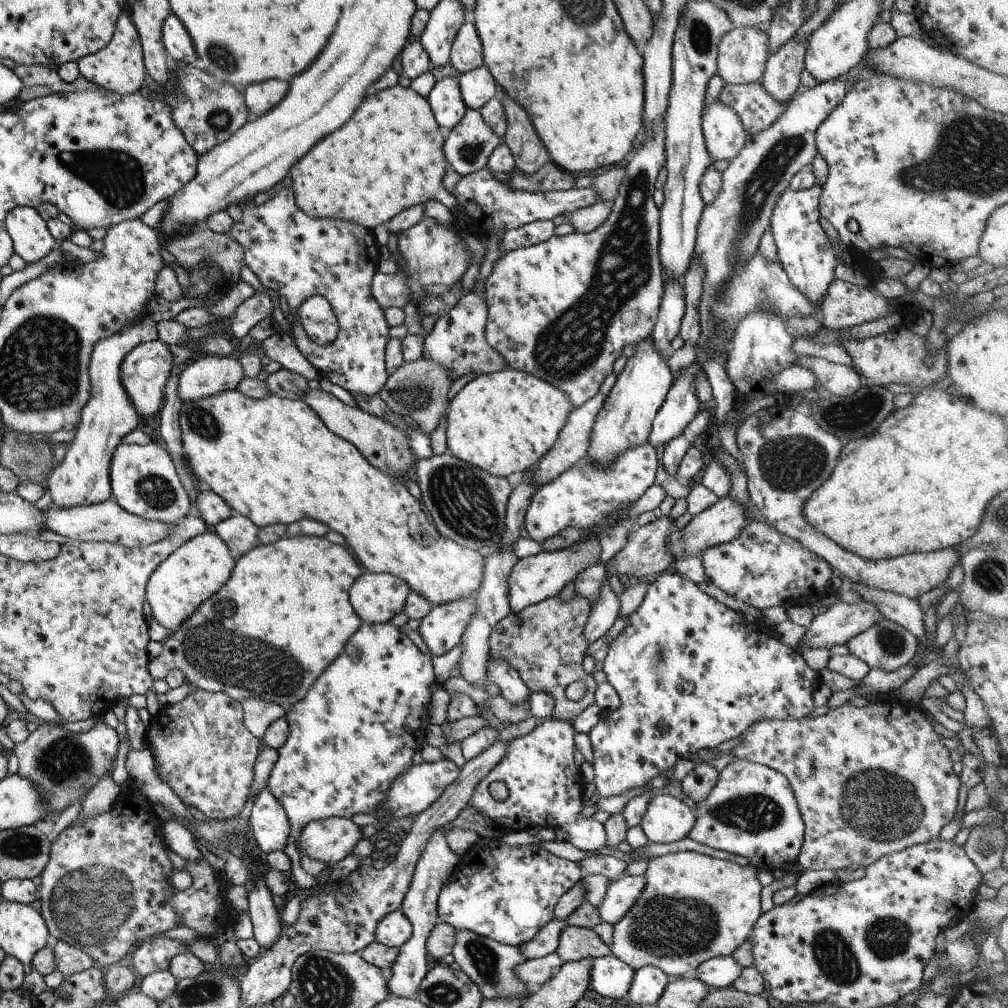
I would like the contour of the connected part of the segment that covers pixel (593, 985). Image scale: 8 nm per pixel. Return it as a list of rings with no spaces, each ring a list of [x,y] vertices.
[[[613,955],[595,957],[590,968],[589,989],[593,989],[601,996],[607,996],[607,998],[613,998],[613,1000],[619,1002],[620,998],[626,998],[633,975],[634,970]]]

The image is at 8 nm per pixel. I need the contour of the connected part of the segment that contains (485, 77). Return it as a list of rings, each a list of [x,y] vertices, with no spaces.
[[[483,65],[457,77],[460,95],[467,109],[479,110],[496,93],[495,79]]]

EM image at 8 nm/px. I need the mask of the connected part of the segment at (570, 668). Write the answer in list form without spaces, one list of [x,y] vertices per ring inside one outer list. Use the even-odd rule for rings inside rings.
[[[577,594],[571,602],[563,603],[559,597],[549,597],[516,613],[507,613],[493,628],[488,638],[488,656],[505,659],[513,667],[529,692],[549,693],[554,698],[552,718],[573,720],[578,712],[594,702],[595,681],[582,667],[587,644],[583,638],[589,602]],[[571,682],[582,683],[582,698],[568,700],[563,691]]]

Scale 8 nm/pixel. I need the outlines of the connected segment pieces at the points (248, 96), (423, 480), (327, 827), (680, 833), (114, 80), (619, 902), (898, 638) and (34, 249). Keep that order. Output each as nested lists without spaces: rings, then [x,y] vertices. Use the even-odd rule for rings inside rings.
[[[267,80],[267,82],[251,84],[244,88],[245,106],[255,116],[265,114],[277,102],[281,102],[281,98],[285,96],[285,90],[287,90],[287,82],[281,82],[281,80]]]
[[[449,452],[419,459],[414,467],[421,504],[444,537],[476,551],[483,546],[499,544],[505,530],[506,502],[512,489],[505,477],[495,477],[476,466],[469,466]]]
[[[327,817],[309,821],[298,838],[307,856],[328,866],[350,854],[361,832],[351,818]]]
[[[655,795],[648,802],[639,826],[650,843],[668,843],[688,836],[694,825],[693,813],[681,800]]]
[[[121,13],[117,17],[111,40],[107,46],[93,54],[78,58],[76,65],[81,77],[97,84],[105,91],[111,91],[118,95],[133,94],[143,86],[146,70],[142,59],[142,48],[136,28],[127,13]]]
[[[638,870],[610,881],[603,902],[595,907],[601,922],[605,921],[614,925],[618,920],[621,920],[632,904],[635,904],[644,886],[645,877]]]
[[[880,616],[877,623],[873,623],[867,630],[850,638],[846,645],[848,652],[854,657],[860,658],[870,669],[880,668],[889,672],[903,666],[913,658],[917,650],[918,640],[916,636],[903,629],[896,622]]]
[[[15,207],[2,220],[12,240],[12,249],[27,263],[34,263],[49,254],[56,240],[49,234],[46,222],[33,207]]]

